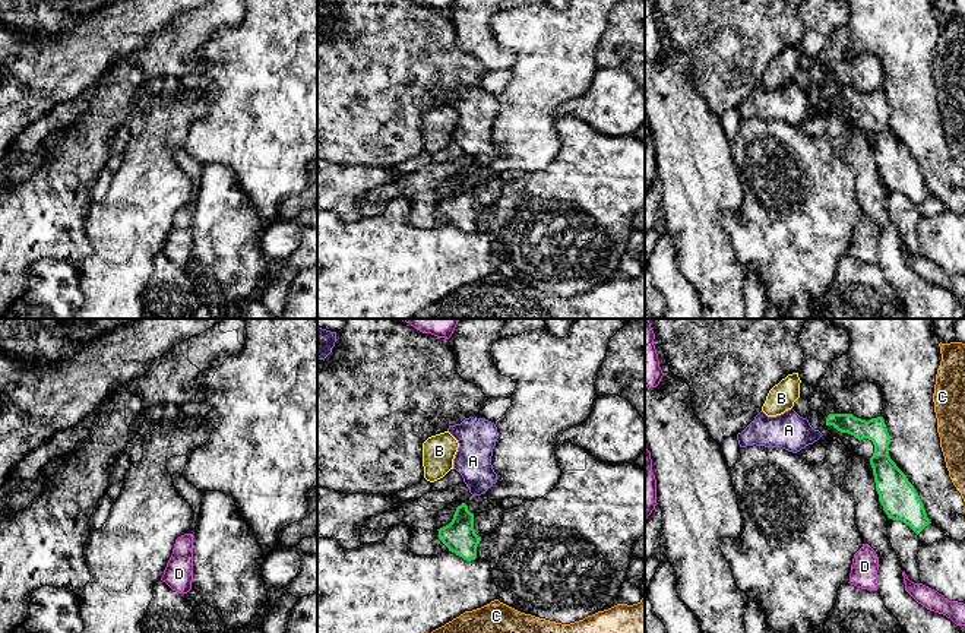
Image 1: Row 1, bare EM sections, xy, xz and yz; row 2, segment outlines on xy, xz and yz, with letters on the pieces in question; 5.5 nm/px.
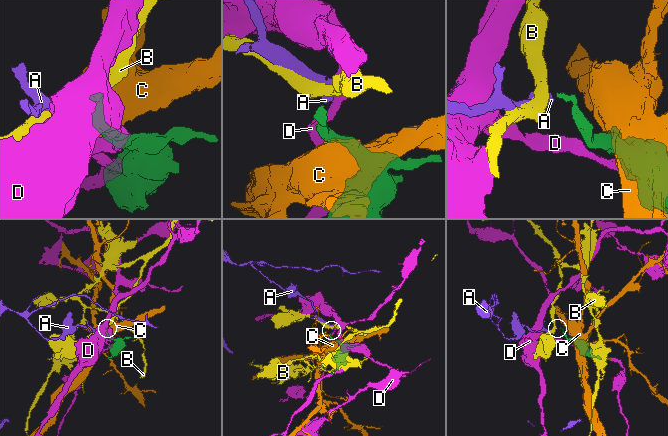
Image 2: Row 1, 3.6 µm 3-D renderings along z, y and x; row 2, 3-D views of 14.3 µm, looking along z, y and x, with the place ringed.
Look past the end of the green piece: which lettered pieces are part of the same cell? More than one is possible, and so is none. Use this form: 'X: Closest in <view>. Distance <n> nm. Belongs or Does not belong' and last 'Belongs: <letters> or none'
A: Closest in yz. Distance 60 nm. Belongs
B: Closest in xz. Distance 180 nm. Does not belong
C: Closest in yz. Distance 200 nm. Does not belong
D: Closest in yz. Distance 190 nm. Does not belong
Belongs: A

